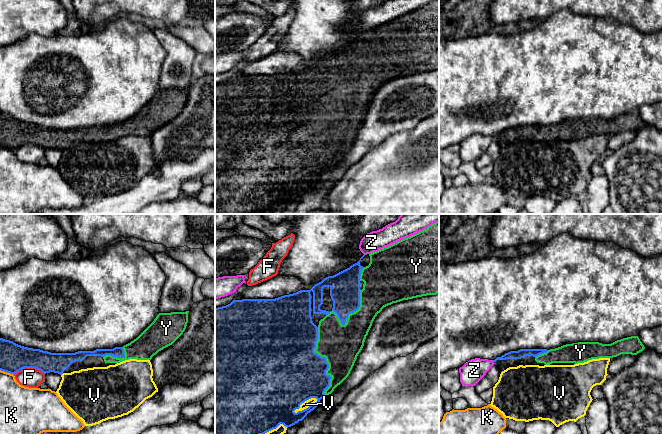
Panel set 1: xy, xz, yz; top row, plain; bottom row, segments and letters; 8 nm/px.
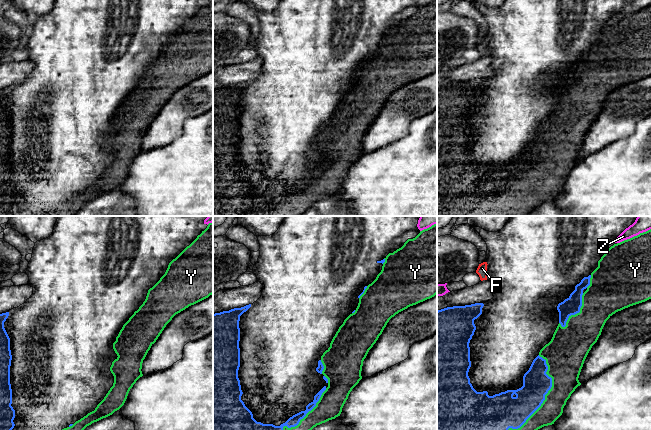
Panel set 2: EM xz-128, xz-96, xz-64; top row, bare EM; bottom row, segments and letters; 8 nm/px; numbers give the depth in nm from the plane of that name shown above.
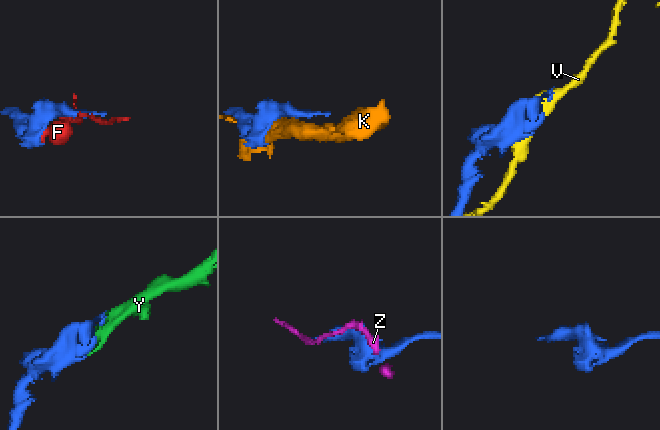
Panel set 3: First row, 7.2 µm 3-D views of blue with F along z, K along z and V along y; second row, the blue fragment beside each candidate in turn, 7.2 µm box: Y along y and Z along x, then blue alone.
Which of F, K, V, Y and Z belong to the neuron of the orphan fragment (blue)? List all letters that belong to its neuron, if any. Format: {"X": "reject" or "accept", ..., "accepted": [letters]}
{"F": "reject", "K": "reject", "V": "reject", "Y": "accept", "Z": "reject", "accepted": ["Y"]}

